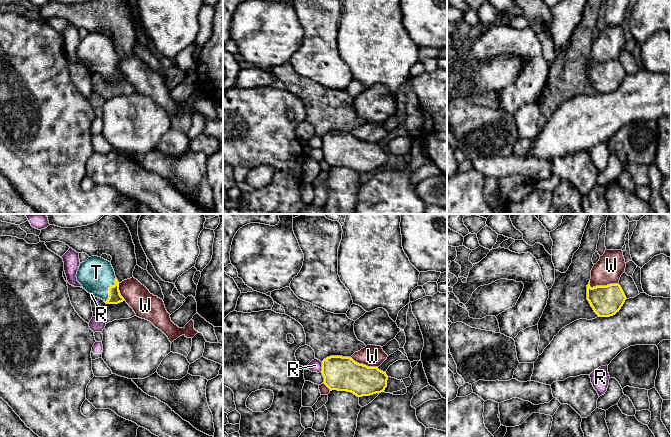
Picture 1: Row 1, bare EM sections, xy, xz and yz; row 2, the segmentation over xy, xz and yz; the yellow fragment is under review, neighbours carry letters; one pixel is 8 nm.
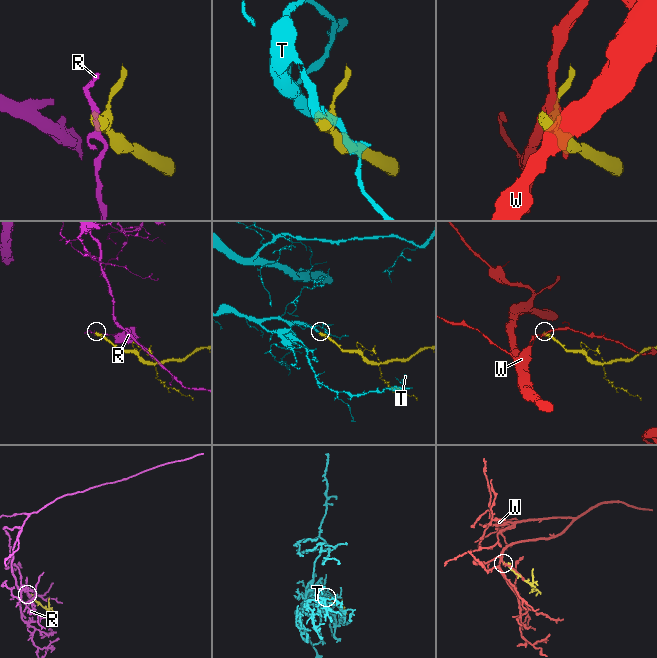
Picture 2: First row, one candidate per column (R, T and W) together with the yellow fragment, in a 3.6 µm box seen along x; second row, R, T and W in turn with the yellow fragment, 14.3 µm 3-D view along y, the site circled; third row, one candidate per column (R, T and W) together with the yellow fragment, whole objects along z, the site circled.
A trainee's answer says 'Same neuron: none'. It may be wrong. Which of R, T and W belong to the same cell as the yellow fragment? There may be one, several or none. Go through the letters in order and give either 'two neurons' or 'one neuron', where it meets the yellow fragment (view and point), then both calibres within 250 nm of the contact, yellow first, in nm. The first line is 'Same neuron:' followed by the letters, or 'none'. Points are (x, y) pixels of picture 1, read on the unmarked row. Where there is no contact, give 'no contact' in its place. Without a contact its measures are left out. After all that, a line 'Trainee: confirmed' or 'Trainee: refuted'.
Same neuron: T
R: two neurons; contact xz (322, 143); calibres 280 and 100 nm
T: one neuron; contact xy (109, 65); calibres 100 and 280 nm
W: two neurons; contact yz (603, 62); calibres 240 and 220 nm
Trainee: refuted

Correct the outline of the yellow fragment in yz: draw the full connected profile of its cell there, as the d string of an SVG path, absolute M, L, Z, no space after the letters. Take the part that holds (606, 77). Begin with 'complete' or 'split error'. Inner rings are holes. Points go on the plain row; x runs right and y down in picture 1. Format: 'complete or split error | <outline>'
complete | M619 60L596 62L587 61L587 76L598 93L615 91L623 82L626 72Z

